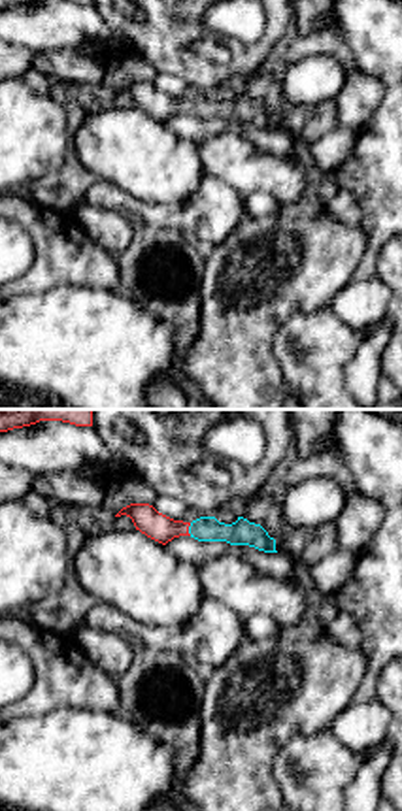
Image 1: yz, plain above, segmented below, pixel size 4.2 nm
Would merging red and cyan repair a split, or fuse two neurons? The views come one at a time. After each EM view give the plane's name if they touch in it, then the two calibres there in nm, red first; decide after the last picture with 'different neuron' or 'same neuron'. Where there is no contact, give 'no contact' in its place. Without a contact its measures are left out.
meets red in yz; 120 nm thick on the red side, 110 nm on the other

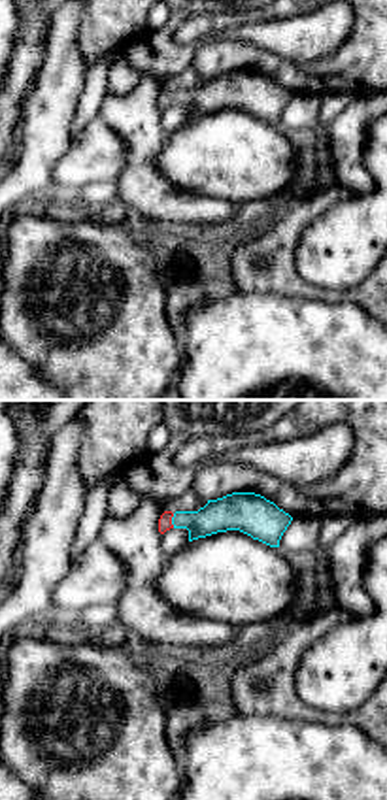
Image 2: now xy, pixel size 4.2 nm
meets red in xy; 60 nm thick on the red side, 140 nm on the other

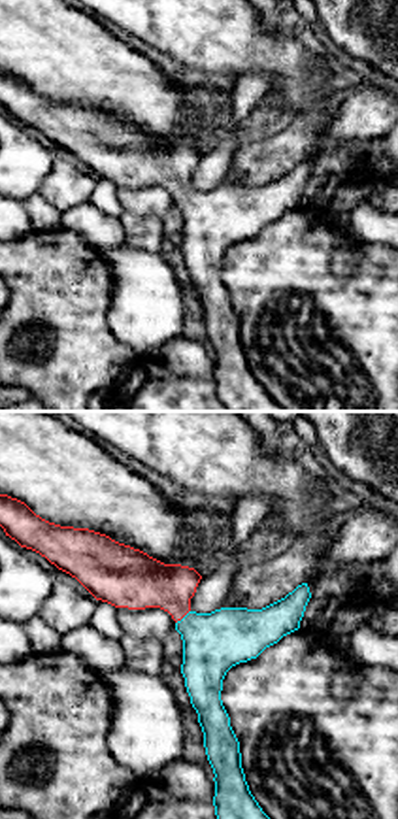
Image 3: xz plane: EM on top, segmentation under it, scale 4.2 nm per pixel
meets red in xz; 240 nm thick on the red side, 260 nm on the other

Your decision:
same neuron

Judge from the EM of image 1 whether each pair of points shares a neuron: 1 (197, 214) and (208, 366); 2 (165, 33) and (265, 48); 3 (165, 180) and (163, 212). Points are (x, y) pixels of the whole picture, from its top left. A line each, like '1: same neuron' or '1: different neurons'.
1: different neurons
2: same neuron
3: different neurons

